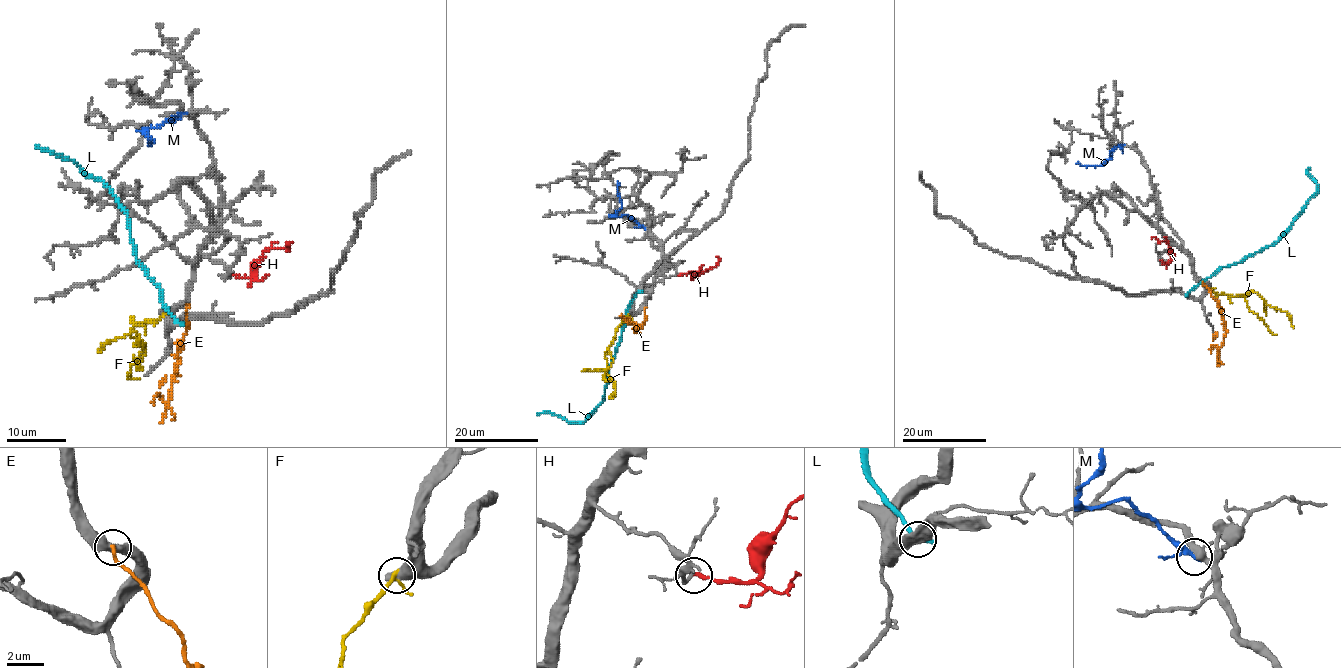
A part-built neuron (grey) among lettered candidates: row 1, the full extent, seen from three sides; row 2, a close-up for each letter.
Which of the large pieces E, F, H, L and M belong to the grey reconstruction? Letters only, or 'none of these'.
none of these

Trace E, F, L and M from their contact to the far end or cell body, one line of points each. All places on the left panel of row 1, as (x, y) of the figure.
E: (187, 304), (187, 332), (178, 351), (170, 397), (165, 402), (159, 385), (166, 376)
F: (163, 315), (144, 324), (135, 324), (131, 318), (129, 333), (144, 346), (138, 364), (141, 367)
L: (178, 323), (163, 305), (162, 290), (137, 261), (129, 221), (117, 197), (72, 160), (35, 146)
M: (184, 113), (150, 126), (147, 131), (153, 143), (148, 143), (147, 138)

